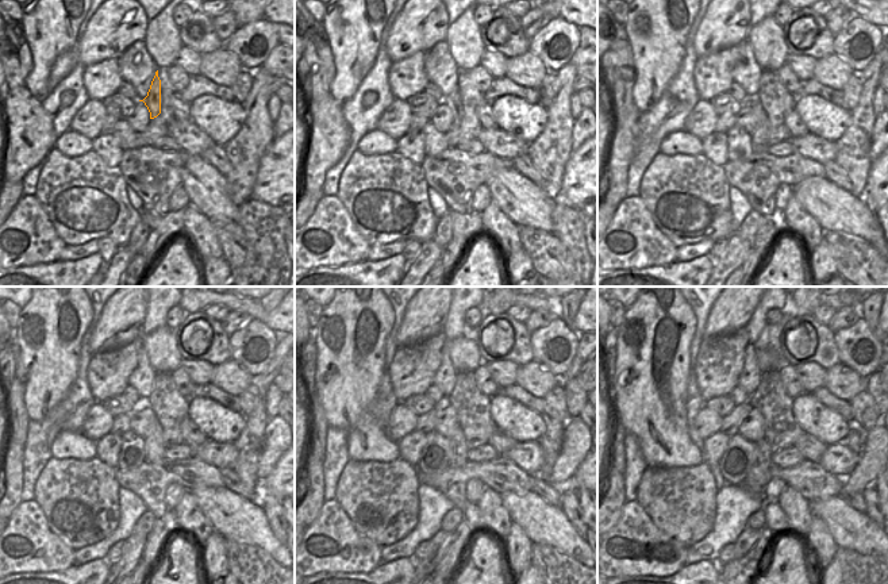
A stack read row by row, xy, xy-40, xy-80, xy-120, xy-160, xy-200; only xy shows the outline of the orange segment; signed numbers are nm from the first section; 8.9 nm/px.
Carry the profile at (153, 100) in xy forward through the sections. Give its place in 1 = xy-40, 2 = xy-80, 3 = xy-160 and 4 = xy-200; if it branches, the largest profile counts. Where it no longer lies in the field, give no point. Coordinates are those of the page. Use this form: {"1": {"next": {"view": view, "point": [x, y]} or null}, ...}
{"1": {"next": {"view": "xy-40", "point": [453, 100]}}, "2": {"next": {"view": "xy-80", "point": [760, 137]}}, "3": {"next": {"view": "xy-160", "point": [458, 449]}}, "4": {"next": {"view": "xy-200", "point": [760, 475]}}}

